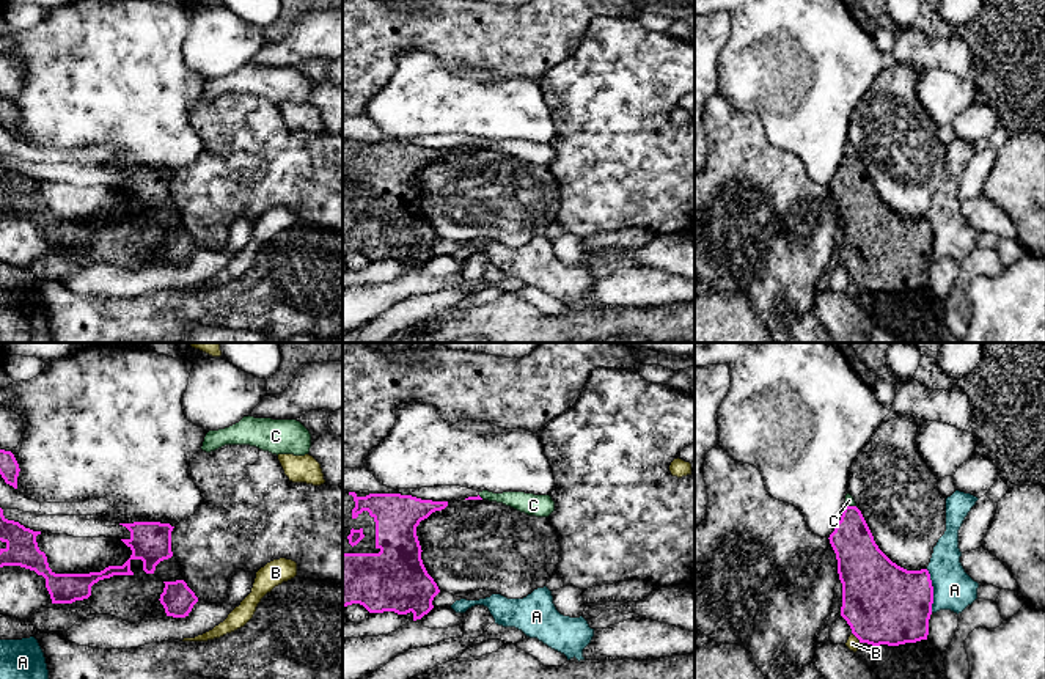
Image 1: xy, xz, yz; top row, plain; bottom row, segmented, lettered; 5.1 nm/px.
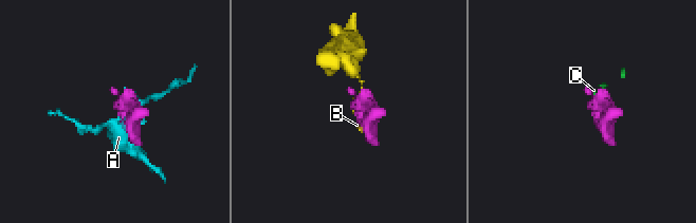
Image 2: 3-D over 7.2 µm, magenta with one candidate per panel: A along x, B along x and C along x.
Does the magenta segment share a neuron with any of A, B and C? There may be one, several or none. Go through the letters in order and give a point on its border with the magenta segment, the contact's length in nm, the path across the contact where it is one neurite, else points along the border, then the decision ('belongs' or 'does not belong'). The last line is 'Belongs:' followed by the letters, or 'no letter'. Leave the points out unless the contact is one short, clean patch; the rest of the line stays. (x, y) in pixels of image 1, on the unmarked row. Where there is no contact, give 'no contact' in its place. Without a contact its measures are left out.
A: meets magenta in yz at (932, 239); contact 220 nm long; does not belong
B: meets magenta in yz at (857, 285); contact 80 nm long; does not belong
C: meets magenta in yz at (850, 154); contact 60 nm long; border along yz (846, 153), (855, 154); does not belong
Belongs: no letter

